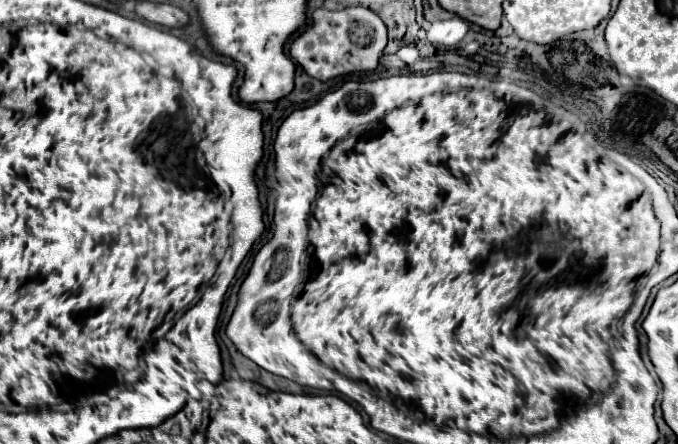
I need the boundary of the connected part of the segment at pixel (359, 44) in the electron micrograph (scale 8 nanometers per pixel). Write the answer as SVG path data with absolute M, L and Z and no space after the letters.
M350 6L338 12L320 8L312 14L312 20L306 30L292 42L290 54L308 74L312 64L316 80L330 80L358 70L374 70L378 66L384 46L386 26L372 10L362 6Z

